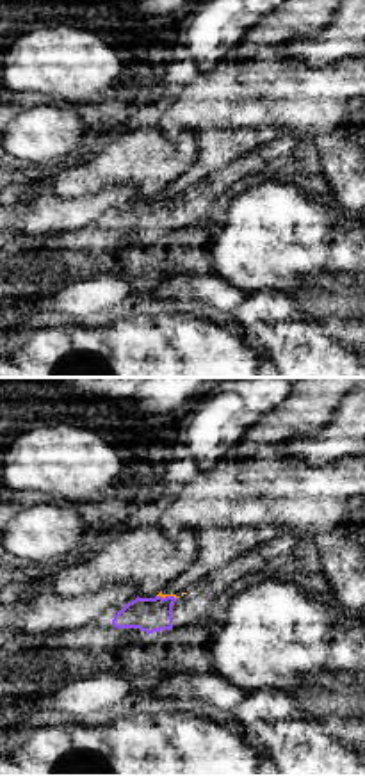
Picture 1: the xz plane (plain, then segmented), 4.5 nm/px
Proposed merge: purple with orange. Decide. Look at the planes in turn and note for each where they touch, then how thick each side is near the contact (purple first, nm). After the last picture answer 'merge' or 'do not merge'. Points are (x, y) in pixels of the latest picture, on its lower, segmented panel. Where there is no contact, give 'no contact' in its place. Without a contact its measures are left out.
contact (168, 597); calibres 160 and 20 nm

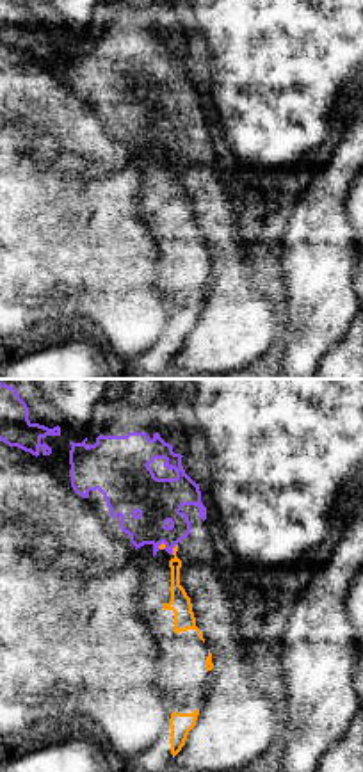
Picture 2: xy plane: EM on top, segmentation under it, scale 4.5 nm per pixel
contact (173, 546); calibres 200 and 80 nm

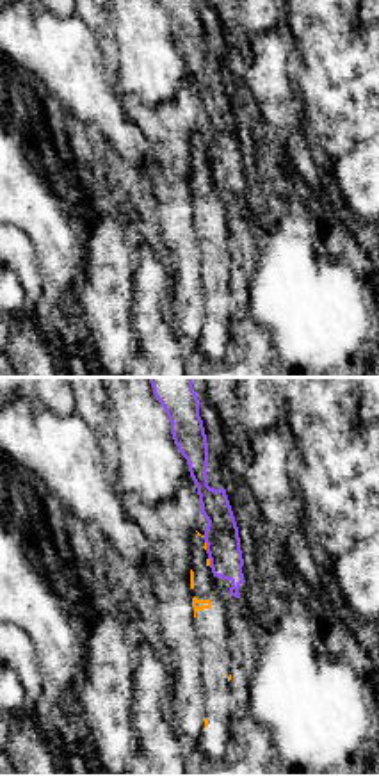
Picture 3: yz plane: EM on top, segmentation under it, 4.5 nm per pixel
contact (207, 545); calibres 160 and 20 nm

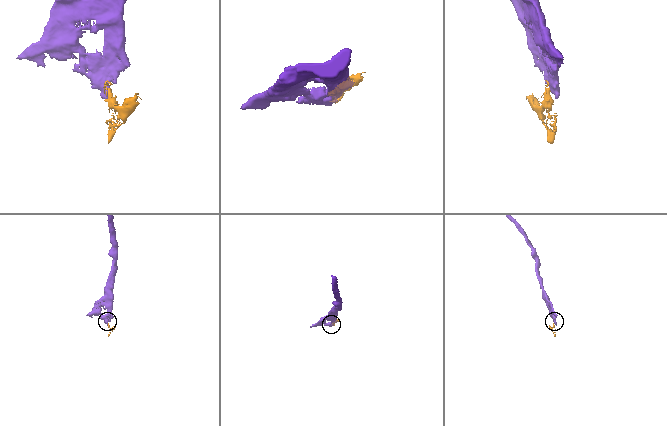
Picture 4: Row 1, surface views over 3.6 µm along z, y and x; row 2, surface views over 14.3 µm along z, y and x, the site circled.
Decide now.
do not merge

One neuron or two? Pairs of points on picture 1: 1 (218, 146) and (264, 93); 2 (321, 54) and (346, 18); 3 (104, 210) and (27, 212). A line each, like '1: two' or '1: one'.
1: one
2: two
3: one

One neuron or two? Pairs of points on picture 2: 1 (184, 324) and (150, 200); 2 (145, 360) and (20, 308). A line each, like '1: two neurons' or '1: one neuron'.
1: one neuron
2: two neurons

